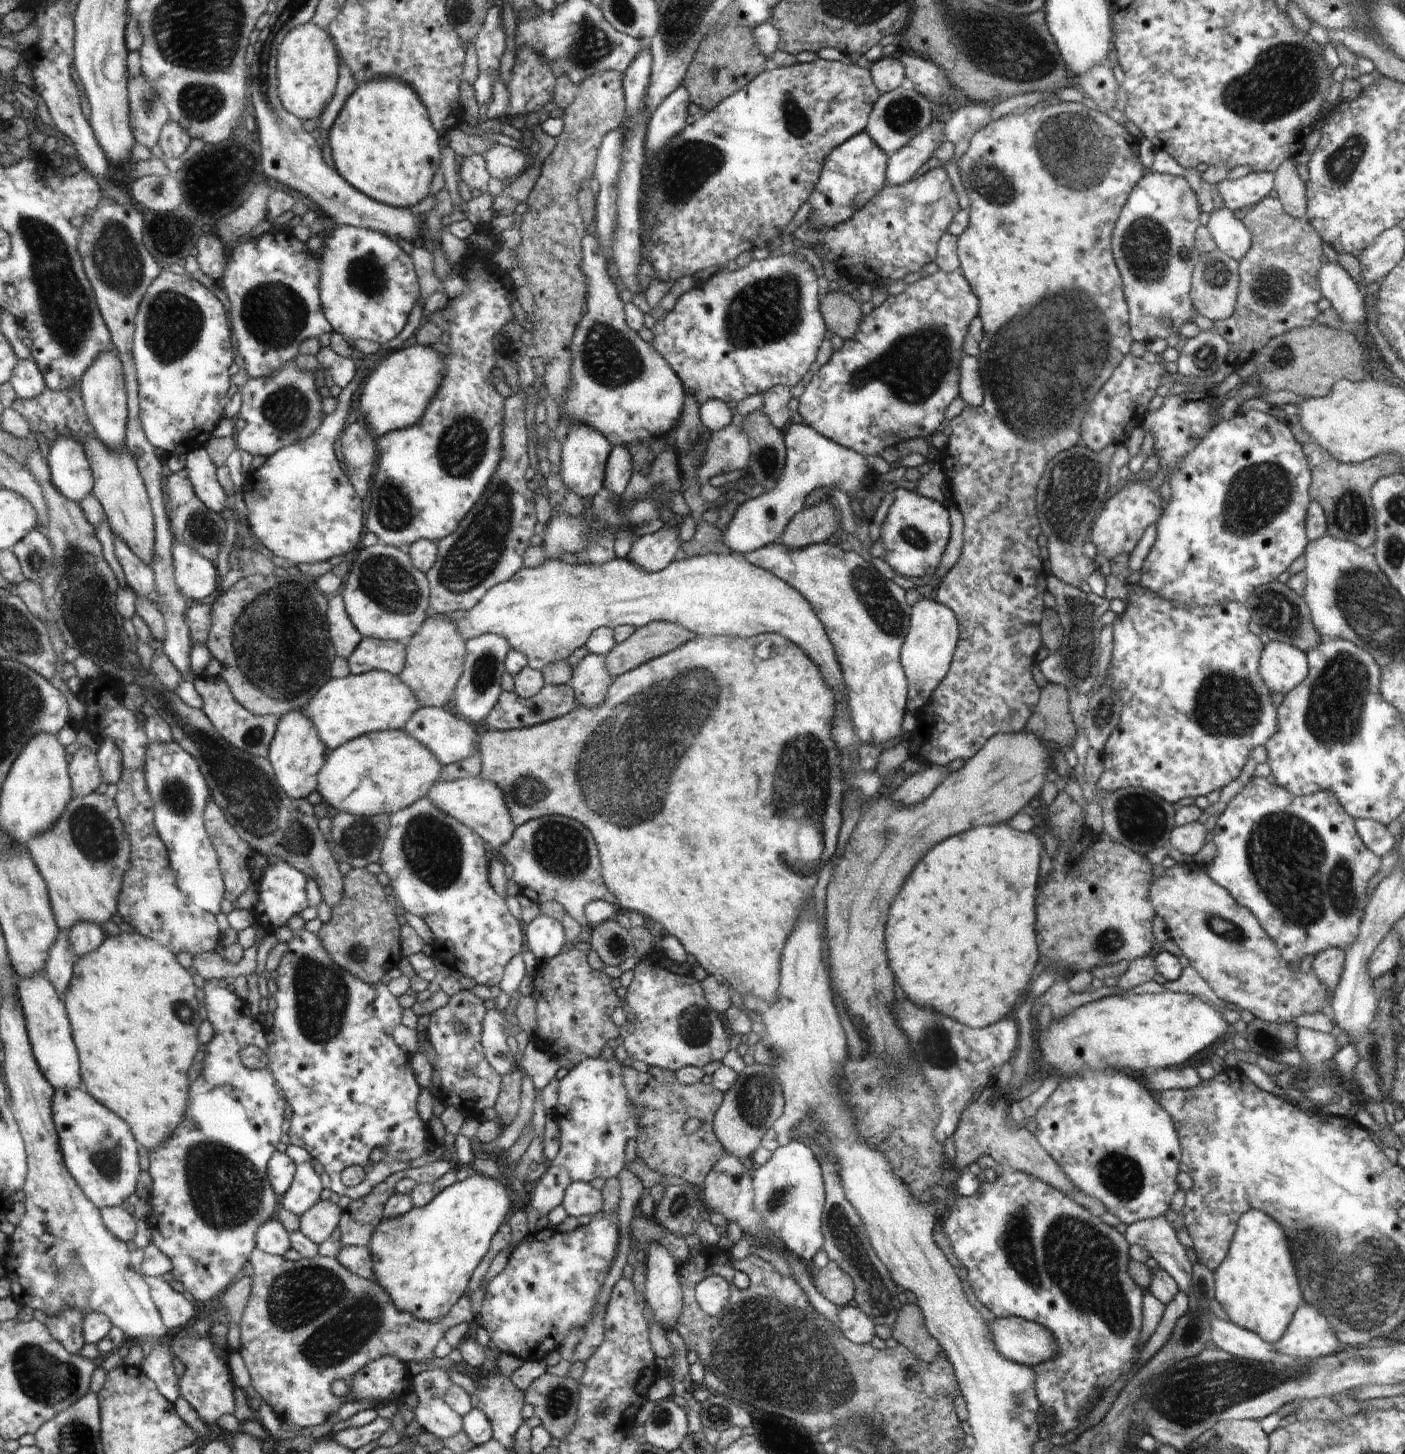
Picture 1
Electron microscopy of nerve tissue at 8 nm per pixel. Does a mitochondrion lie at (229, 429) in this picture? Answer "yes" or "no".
no

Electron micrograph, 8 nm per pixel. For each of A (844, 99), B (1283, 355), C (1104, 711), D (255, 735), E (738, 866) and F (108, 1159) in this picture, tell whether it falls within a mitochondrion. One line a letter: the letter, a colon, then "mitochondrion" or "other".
A: other
B: mitochondrion
C: mitochondrion
D: mitochondrion
E: other
F: mitochondrion

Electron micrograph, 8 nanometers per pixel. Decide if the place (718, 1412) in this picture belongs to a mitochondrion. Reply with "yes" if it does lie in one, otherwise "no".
yes

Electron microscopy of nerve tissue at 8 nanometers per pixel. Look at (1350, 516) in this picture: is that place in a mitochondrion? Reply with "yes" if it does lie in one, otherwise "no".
yes

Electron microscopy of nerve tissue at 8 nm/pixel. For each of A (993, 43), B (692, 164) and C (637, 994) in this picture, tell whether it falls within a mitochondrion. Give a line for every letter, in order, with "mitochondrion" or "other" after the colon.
A: mitochondrion
B: mitochondrion
C: other

